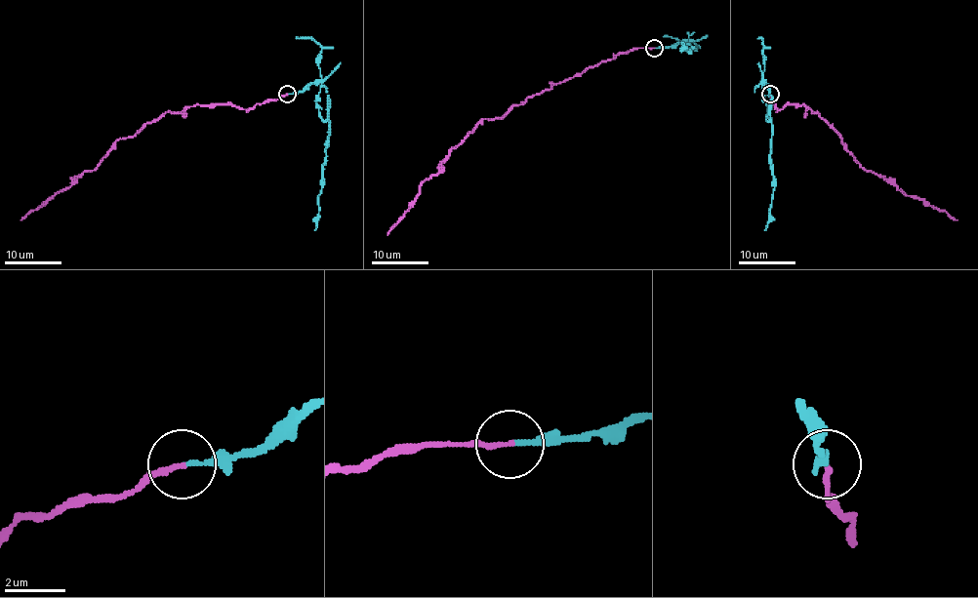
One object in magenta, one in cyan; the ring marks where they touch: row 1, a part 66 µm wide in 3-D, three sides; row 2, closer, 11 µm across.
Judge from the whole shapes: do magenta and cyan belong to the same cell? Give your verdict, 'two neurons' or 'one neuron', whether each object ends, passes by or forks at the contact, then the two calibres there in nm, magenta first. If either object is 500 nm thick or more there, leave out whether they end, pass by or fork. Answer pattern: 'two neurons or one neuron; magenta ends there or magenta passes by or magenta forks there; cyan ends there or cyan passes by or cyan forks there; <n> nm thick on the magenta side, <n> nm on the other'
two neurons; magenta ends there; cyan ends there; 160 nm thick on the magenta side, 140 nm on the other

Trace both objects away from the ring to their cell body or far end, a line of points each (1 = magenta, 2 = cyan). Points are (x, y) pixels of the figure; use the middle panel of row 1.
1: (654, 48), (631, 49), (589, 66), (513, 104), (500, 119), (484, 119), (422, 184), (420, 194), (387, 235)
2: (654, 48), (674, 46), (687, 39), (682, 44), (690, 44), (696, 49), (688, 52), (681, 42)

